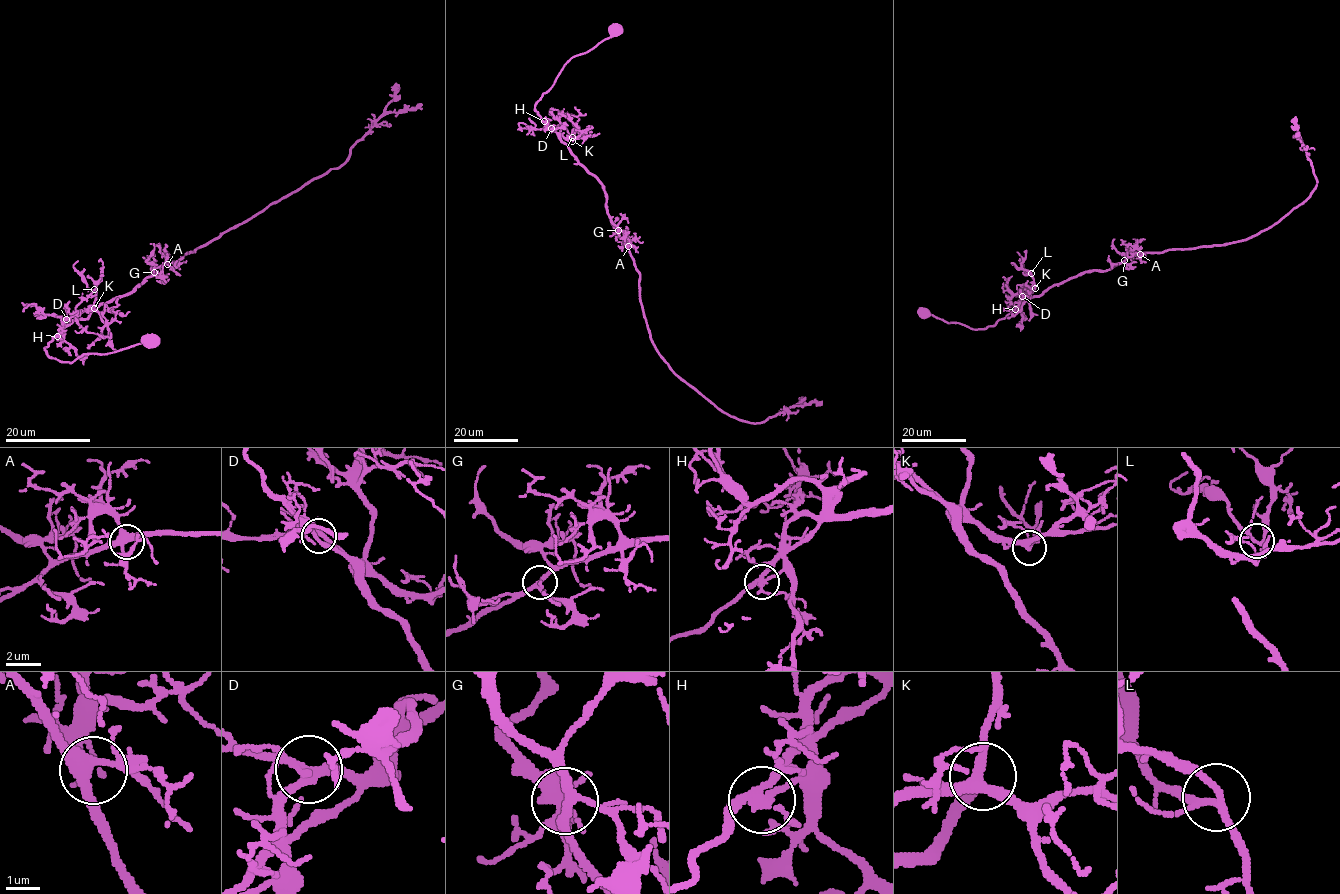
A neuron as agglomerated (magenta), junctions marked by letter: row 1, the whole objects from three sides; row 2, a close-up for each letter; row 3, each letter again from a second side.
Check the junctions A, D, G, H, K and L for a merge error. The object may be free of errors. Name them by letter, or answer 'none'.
none

